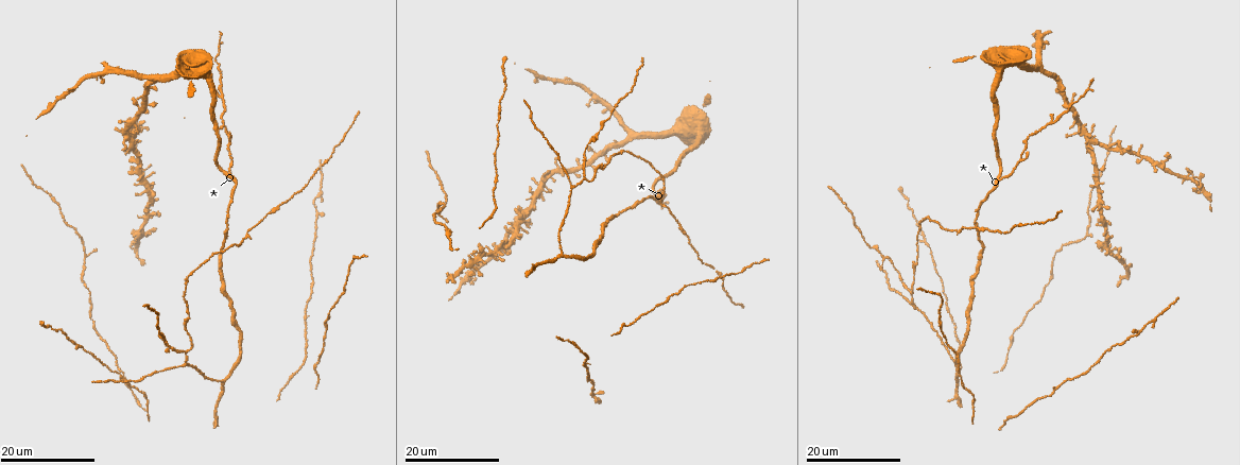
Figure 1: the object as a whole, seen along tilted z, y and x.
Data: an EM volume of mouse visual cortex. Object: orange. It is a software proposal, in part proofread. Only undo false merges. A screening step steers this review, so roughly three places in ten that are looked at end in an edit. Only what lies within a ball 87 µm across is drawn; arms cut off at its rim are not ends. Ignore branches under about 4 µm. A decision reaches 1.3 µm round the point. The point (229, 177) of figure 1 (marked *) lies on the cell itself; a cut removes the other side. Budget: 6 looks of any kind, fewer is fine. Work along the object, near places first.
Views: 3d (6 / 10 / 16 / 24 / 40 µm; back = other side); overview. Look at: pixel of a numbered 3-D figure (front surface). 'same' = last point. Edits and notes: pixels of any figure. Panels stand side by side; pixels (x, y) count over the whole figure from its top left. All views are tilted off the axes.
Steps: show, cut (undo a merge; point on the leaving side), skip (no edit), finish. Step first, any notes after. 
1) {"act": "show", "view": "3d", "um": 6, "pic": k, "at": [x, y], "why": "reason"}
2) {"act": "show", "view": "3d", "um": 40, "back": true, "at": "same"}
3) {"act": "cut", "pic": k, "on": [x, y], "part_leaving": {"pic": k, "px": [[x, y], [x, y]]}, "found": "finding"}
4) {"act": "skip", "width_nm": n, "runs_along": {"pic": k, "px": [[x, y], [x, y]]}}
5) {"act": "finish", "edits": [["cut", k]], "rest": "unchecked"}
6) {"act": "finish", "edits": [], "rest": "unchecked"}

{"act": "show", "view": "3d", "um": 24, "pic": 1, "at": [1164, 165], "why": "thin arm on a thick one"}

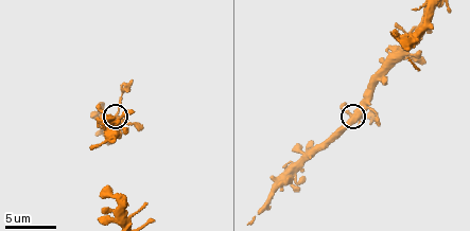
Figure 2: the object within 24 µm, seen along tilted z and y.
{"act": "show", "view": "3d", "um": 10, "pic": 2, "at": [116, 111]}

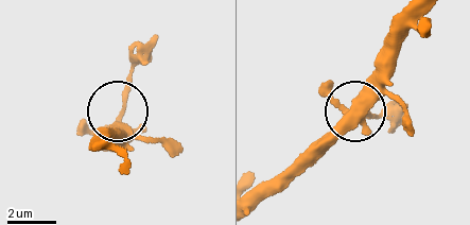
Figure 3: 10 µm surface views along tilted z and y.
{"act": "show", "view": "3d", "um": 6, "pic": 3, "at": [119, 116]}

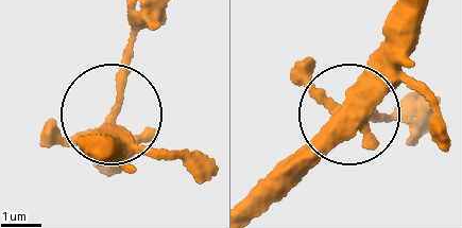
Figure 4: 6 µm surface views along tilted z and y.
{"act": "skip", "arms": 4, "found": "all the same cell"}

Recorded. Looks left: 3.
{"act": "show", "view": "3d", "um": 16, "pic": 1, "at": [1057, 386], "why": "three arms meet"}

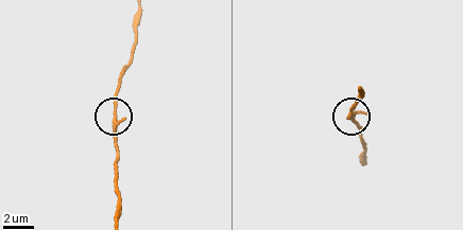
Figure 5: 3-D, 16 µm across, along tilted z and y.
{"act": "show", "view": "3d", "um": 10, "pic": 5, "at": [114, 116]}

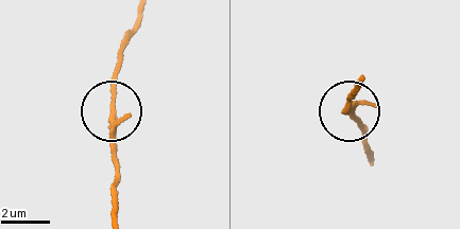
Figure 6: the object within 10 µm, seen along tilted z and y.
{"act": "show", "view": "3d", "um": 10, "back": true, "pic": 6, "at": [114, 111]}

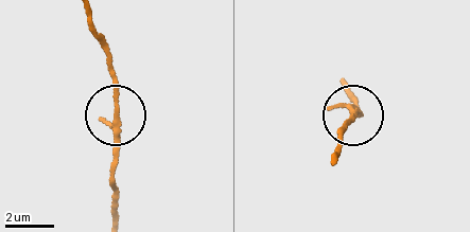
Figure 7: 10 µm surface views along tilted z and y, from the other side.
{"act": "skip", "width_nm": 180, "runs_along": {"pic": 7, "px": [[111, 214], [118, 152], [106, 55]]}, "found": "all the same cell"}

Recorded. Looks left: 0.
{"act": "finish", "edits": [], "rest": "unchecked"}

